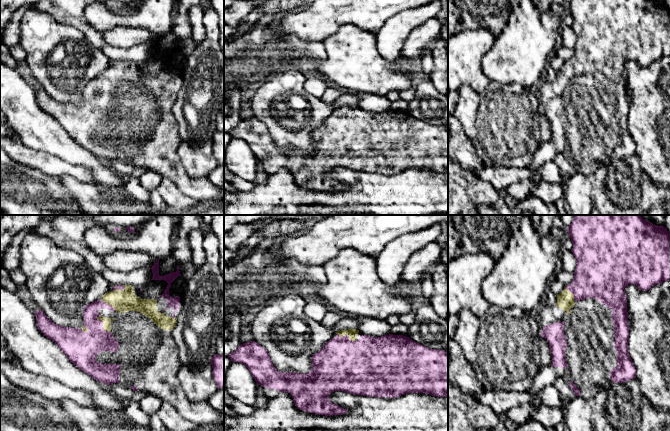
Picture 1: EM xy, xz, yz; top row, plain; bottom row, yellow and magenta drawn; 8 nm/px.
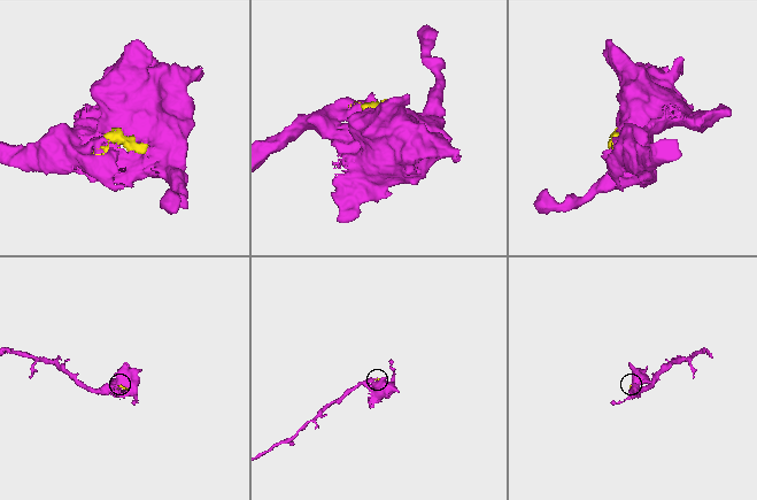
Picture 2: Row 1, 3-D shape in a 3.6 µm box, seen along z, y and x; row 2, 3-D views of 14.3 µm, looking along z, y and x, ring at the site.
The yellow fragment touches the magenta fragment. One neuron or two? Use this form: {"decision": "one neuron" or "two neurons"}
{"decision": "one neuron"}

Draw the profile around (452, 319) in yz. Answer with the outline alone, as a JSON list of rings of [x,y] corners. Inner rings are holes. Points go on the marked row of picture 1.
[[[449,315],[448,316],[448,338],[453,338],[455,331],[456,331],[456,327],[458,325],[458,315]]]

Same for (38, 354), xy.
[[[0,287],[0,334],[7,347],[15,353],[18,363],[31,373],[47,376],[72,389],[86,392],[95,402],[95,409],[105,425],[131,428],[136,423],[126,414],[125,403],[104,390],[89,374],[83,372],[37,327],[35,313],[17,296]]]

